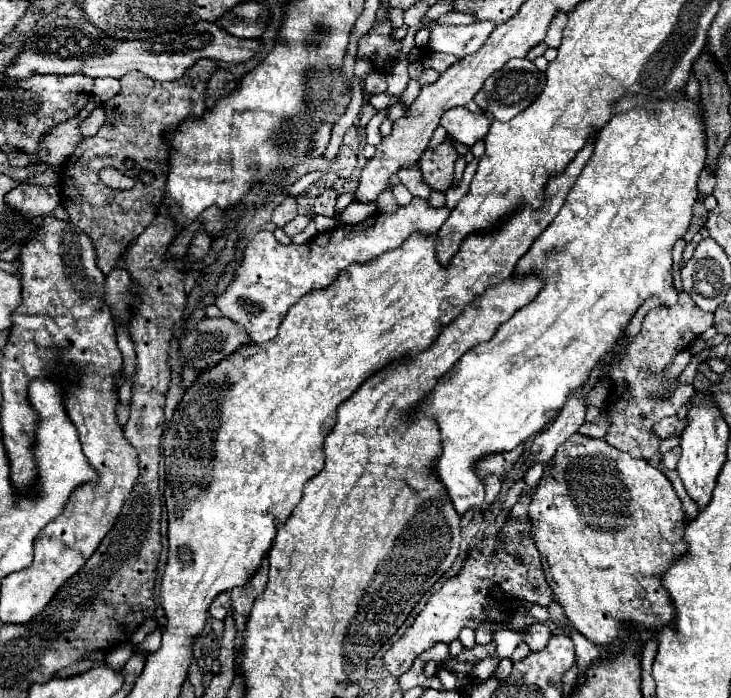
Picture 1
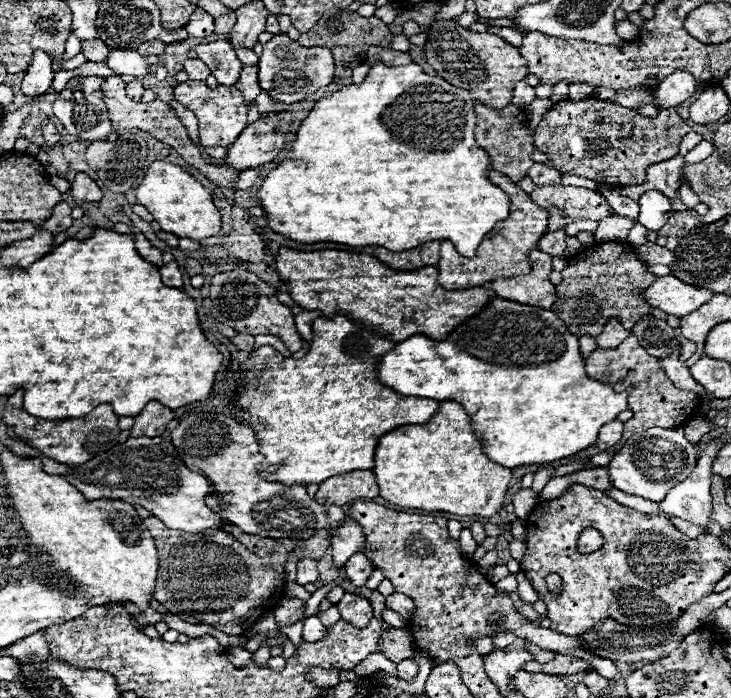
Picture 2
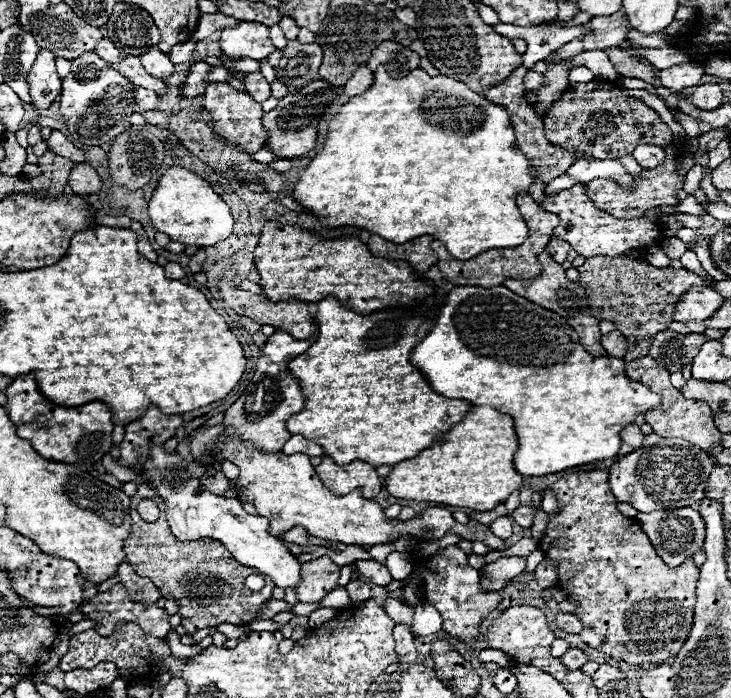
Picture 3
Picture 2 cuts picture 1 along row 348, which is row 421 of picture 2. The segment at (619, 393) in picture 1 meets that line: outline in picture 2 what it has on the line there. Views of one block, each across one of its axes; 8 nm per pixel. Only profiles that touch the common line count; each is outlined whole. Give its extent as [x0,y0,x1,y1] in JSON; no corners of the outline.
[586,336,698,454]

